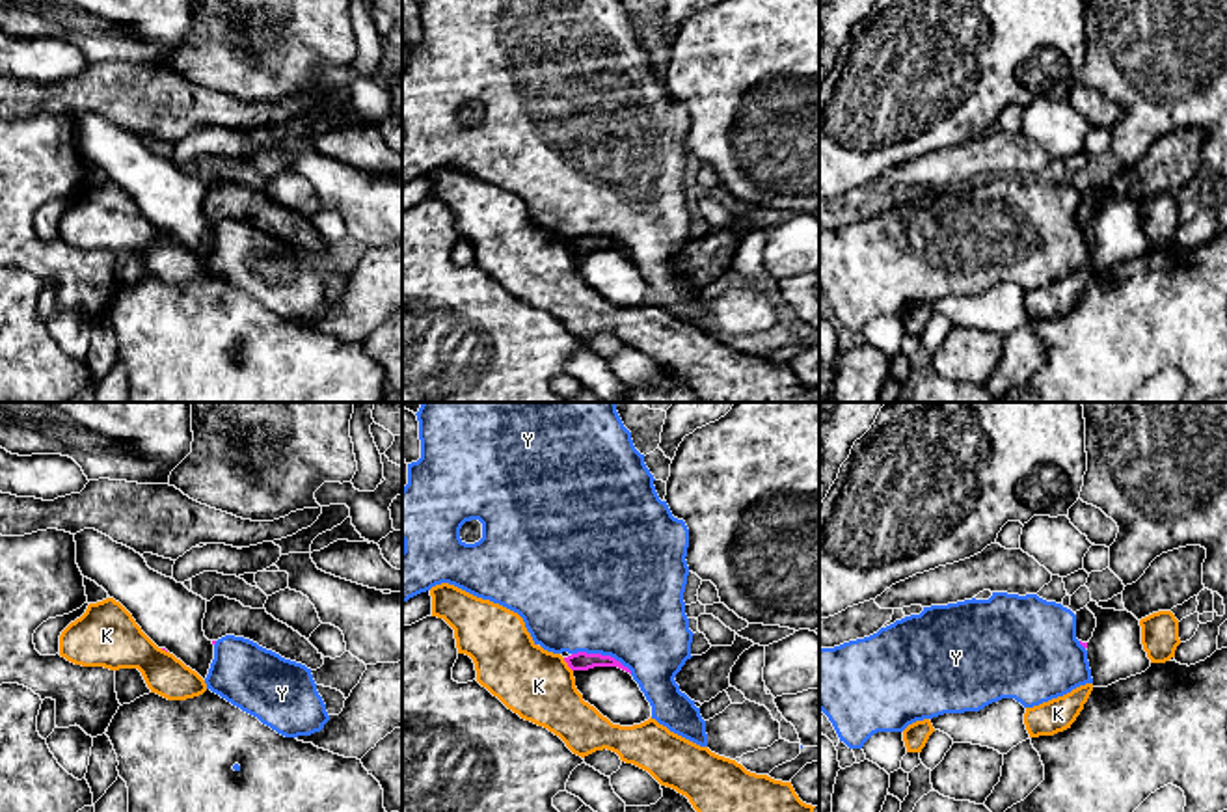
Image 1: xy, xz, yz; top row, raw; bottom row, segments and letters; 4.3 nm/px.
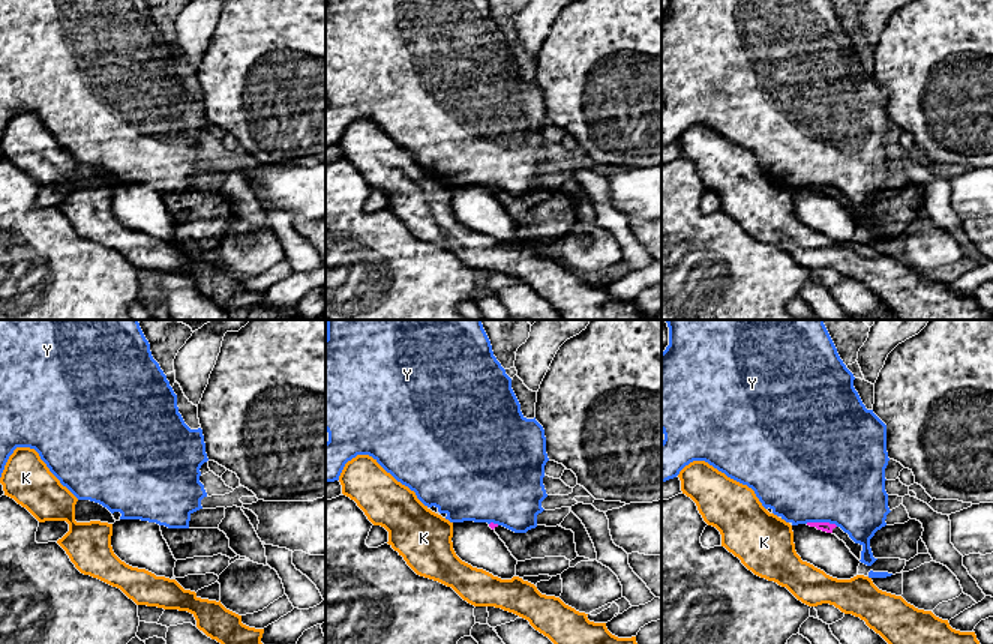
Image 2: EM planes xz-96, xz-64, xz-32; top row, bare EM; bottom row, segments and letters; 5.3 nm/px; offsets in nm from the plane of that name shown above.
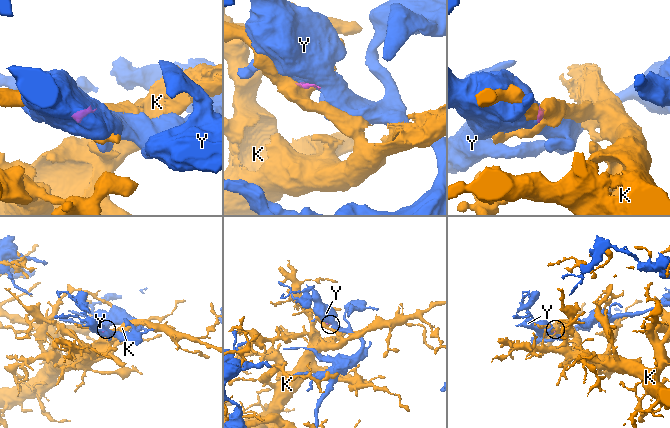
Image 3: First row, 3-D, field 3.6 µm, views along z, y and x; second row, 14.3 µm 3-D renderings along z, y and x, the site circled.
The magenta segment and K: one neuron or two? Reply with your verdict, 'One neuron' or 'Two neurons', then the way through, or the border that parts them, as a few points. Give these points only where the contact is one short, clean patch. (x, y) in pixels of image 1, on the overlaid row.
Two neurons. Boundary: xz (563, 658), (572, 671)

